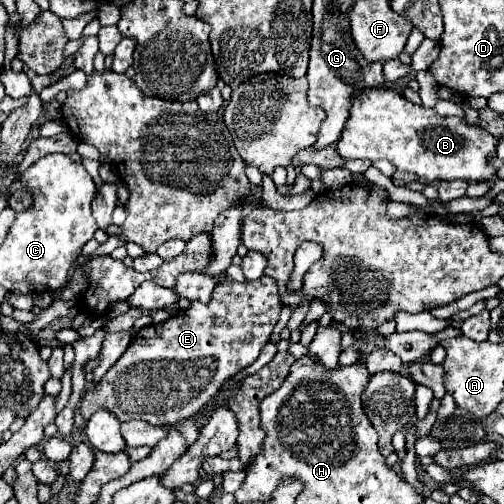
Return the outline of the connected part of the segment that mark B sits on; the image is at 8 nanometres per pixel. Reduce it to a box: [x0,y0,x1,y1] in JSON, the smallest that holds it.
[337,89,497,183]

